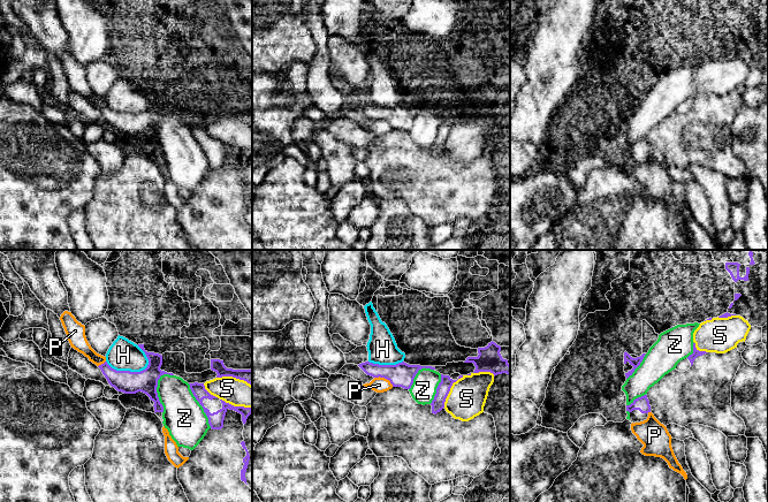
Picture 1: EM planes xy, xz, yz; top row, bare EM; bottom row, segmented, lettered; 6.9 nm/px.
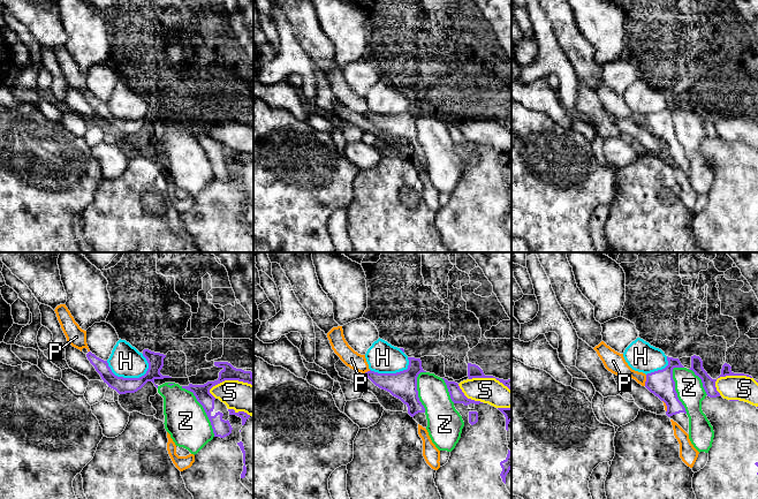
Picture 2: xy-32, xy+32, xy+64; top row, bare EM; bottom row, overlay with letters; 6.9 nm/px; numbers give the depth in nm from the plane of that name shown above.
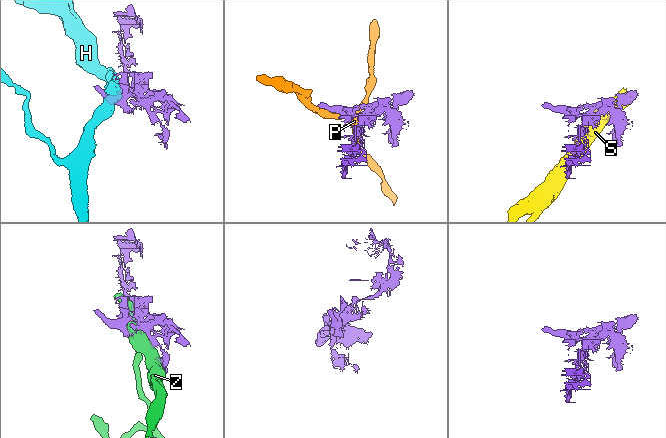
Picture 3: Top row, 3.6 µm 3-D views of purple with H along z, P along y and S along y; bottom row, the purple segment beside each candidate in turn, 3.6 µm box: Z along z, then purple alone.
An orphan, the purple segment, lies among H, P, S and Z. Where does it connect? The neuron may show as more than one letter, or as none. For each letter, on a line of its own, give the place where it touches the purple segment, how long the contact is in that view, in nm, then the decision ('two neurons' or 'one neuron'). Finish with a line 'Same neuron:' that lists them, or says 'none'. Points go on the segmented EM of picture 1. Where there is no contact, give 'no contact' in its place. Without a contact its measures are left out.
H: xy (127, 371) | 300 nm | two neurons
P: xz (385, 378) | 150 nm | two neurons
S: xy (234, 377) | 260 nm | one neuron
Z: xy (156, 390) | 280 nm | two neurons
Same neuron: S

